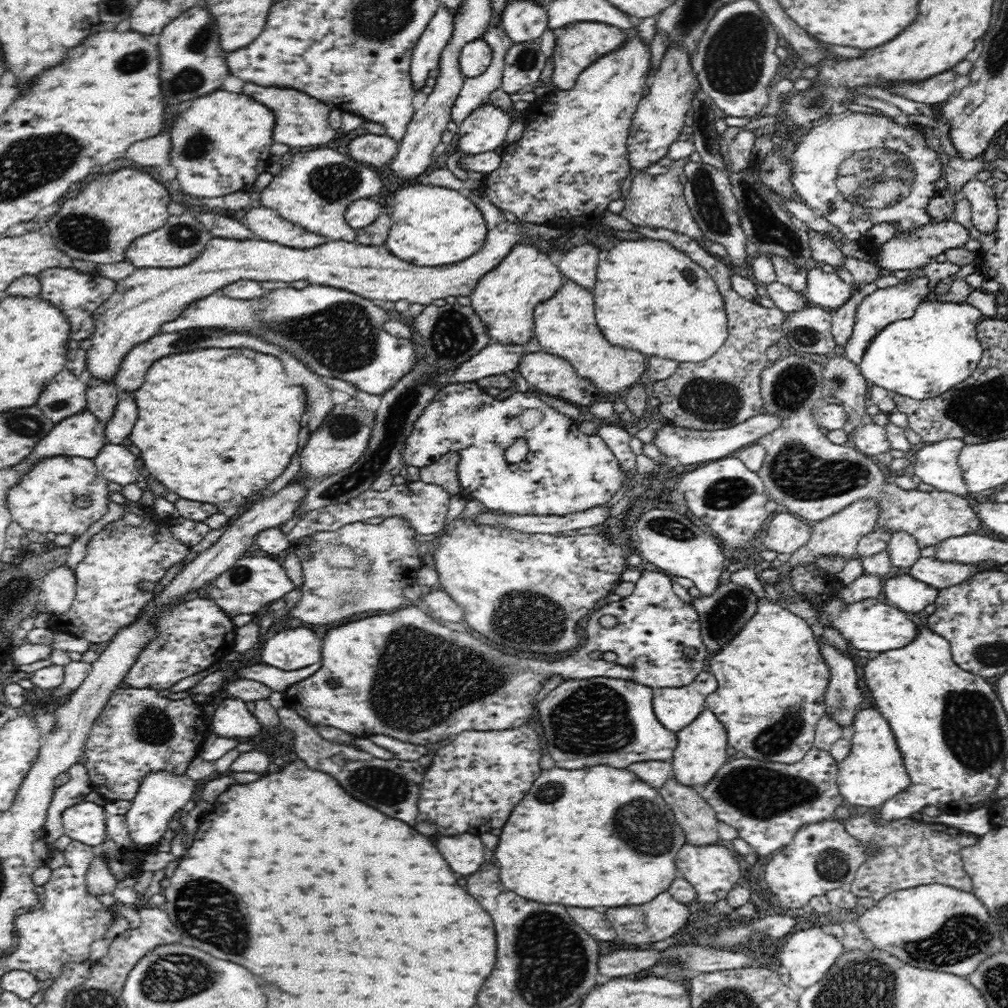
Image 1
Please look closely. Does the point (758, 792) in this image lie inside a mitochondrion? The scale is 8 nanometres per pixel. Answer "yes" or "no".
yes

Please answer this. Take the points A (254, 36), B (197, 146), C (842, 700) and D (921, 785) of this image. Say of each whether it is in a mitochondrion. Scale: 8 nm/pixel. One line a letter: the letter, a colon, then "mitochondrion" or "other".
A: other
B: mitochondrion
C: mitochondrion
D: other

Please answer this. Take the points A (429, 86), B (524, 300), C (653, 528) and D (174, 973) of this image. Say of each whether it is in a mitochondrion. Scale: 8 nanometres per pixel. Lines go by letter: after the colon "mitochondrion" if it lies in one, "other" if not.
A: other
B: other
C: mitochondrion
D: mitochondrion

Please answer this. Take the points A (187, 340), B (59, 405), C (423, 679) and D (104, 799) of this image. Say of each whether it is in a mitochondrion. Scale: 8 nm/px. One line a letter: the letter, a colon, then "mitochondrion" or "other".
A: mitochondrion
B: mitochondrion
C: mitochondrion
D: other

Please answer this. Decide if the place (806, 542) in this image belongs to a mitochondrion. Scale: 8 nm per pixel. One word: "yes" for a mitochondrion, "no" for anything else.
no

